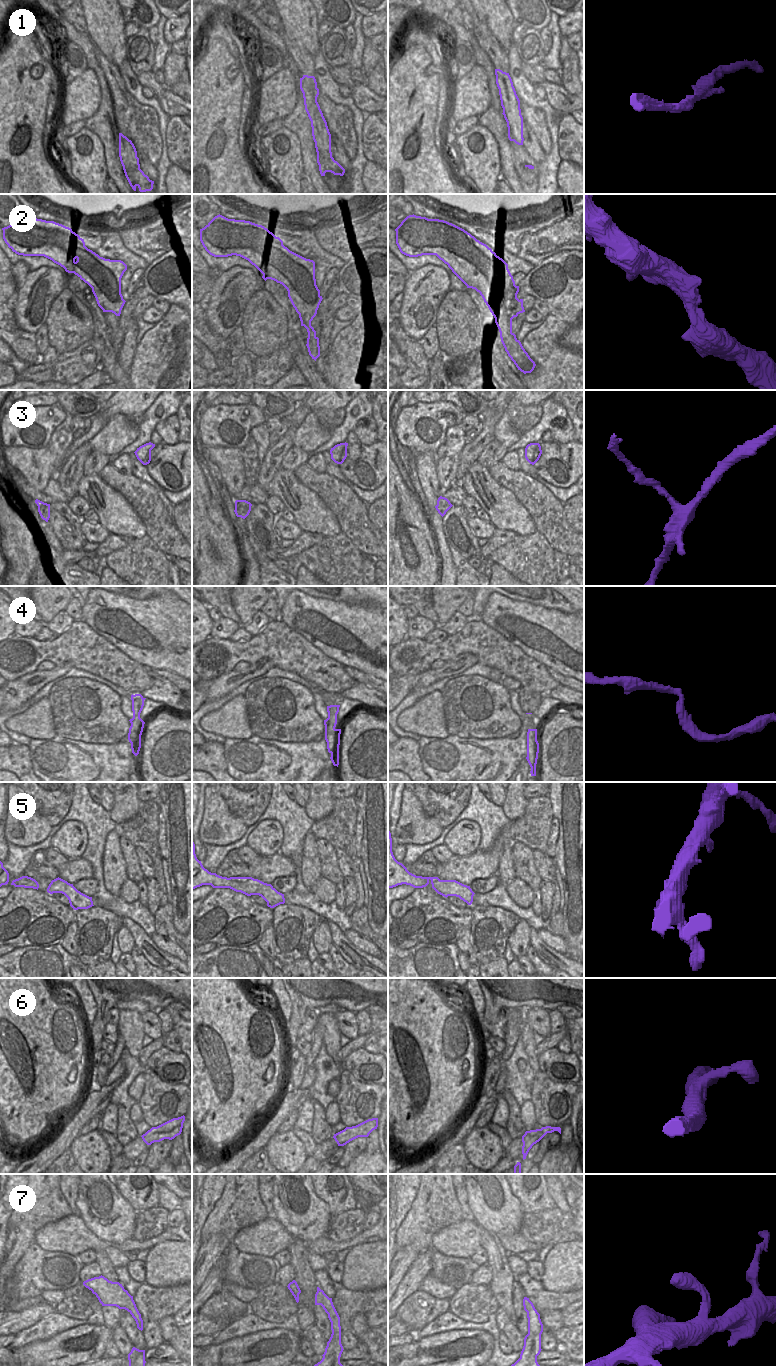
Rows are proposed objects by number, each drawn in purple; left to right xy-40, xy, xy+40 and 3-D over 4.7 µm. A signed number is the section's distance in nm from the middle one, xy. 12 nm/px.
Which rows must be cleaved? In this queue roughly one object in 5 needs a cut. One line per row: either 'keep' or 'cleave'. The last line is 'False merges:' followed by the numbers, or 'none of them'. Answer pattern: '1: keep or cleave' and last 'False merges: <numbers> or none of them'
1: keep
2: keep
3: cleave
4: keep
5: keep
6: keep
7: keep
False merges: 3

